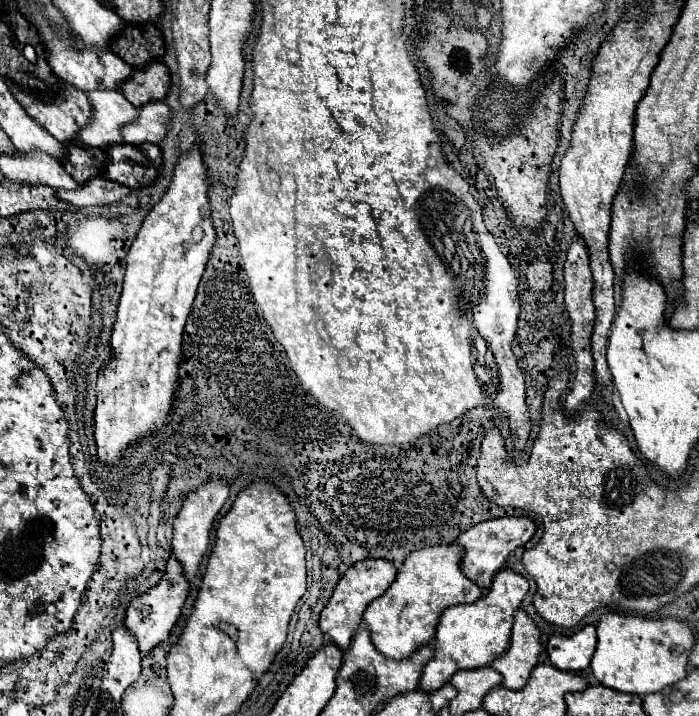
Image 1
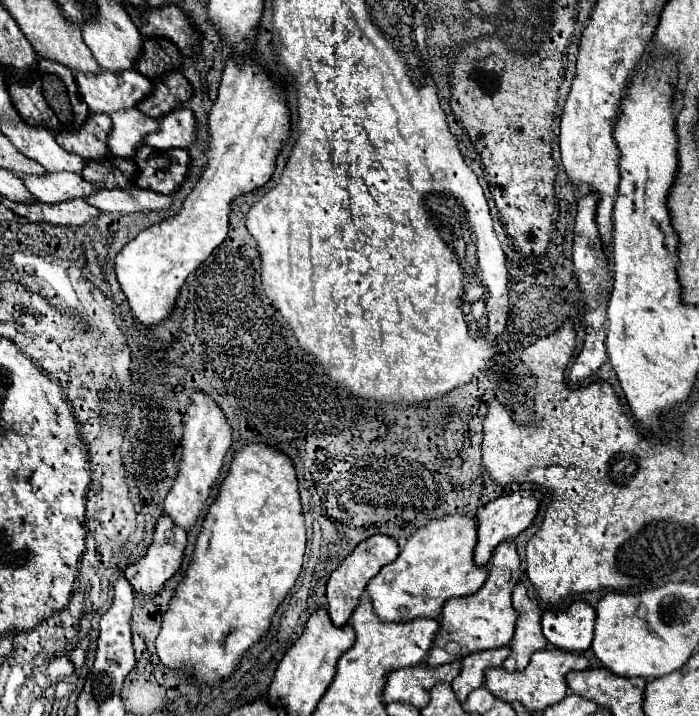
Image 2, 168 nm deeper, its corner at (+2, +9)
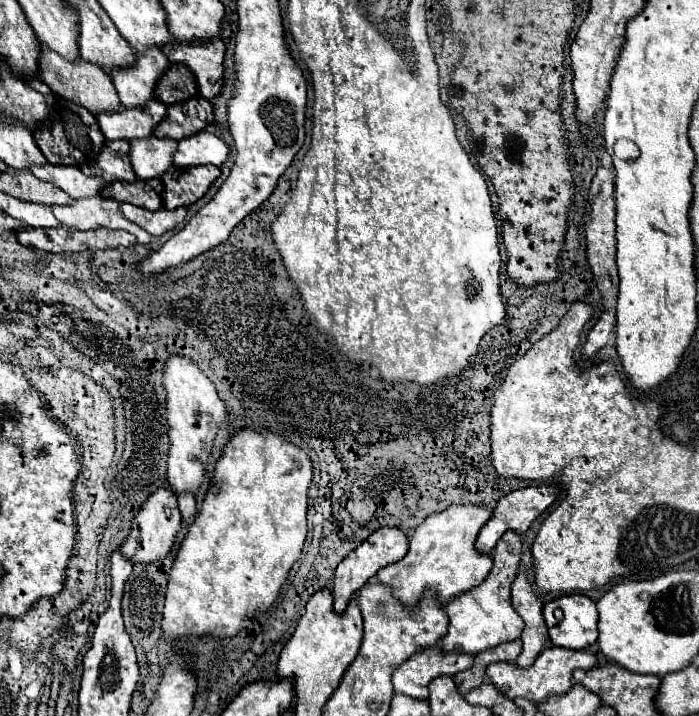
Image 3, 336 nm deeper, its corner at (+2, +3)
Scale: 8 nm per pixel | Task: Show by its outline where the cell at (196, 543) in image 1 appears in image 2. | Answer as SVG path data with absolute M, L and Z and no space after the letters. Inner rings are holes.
M194 391L190 395L190 403L186 407L184 435L182 435L182 457L178 463L178 475L174 479L172 489L168 491L168 495L164 499L166 513L182 529L188 531L196 523L200 511L204 509L208 493L210 493L214 481L218 479L222 459L224 459L230 443L232 443L232 427L228 425L228 419L222 413L222 409L204 391Z

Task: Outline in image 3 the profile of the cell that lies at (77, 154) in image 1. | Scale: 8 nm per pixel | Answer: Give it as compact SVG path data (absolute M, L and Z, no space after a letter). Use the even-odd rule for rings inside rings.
M136 179L134 183L128 183L128 181L112 183L104 191L108 191L108 197L122 197L124 203L140 205L150 211L162 207L162 201L160 201L162 185L158 179L150 179L150 181Z

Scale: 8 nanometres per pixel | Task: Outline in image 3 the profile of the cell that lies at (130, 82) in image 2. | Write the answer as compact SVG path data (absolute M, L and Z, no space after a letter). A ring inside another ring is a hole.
M150 99L138 107L120 105L118 111L100 111L96 121L106 139L140 139L152 133L154 123L166 115L166 105L162 101Z

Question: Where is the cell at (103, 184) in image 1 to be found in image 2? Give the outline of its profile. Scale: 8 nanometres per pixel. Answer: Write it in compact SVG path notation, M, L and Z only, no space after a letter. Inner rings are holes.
M100 189L94 195L86 197L86 201L100 211L110 213L142 213L142 211L166 211L172 205L168 195L160 195L148 189Z

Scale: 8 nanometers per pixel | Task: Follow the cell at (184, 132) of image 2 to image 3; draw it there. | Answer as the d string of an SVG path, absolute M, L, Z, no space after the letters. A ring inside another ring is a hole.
M204 129L204 131L198 131L198 133L178 141L178 149L174 151L174 165L178 165L178 167L188 167L188 165L196 167L196 165L208 165L210 163L210 165L220 167L226 161L226 157L228 157L228 145L222 139L218 139L214 133Z

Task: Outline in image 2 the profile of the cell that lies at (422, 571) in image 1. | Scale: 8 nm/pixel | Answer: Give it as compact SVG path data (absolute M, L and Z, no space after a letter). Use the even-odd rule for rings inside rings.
M450 515L450 517L440 517L438 521L426 523L422 529L418 529L404 545L396 561L384 565L376 577L370 579L366 591L370 595L370 601L374 605L376 615L382 621L394 621L394 623L404 623L412 621L416 617L432 617L438 619L444 601L452 597L466 597L476 593L482 583L488 577L486 567L478 567L474 563L474 547L476 547L476 517L468 515Z

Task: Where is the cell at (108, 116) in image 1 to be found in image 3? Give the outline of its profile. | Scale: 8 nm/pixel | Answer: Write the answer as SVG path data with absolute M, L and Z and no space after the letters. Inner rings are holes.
M154 135L144 139L130 139L130 163L138 179L160 177L172 165L172 151L178 143L174 139L158 139Z

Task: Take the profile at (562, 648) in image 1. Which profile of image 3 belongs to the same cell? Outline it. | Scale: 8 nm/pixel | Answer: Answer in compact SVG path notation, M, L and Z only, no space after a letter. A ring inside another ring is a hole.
M566 595L544 605L544 621L552 645L586 649L598 637L596 605L586 595Z

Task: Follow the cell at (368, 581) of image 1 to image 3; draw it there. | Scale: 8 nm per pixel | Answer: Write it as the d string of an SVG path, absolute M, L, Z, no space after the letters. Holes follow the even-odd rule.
M384 527L384 529L378 529L374 531L360 547L356 547L338 567L336 567L336 573L334 573L334 587L332 587L332 597L334 597L334 611L340 613L342 609L348 607L350 599L354 597L354 593L358 589L362 589L370 577L376 575L378 569L386 567L386 565L392 565L394 561L402 559L408 551L408 539L402 531L398 529L392 529L392 527Z

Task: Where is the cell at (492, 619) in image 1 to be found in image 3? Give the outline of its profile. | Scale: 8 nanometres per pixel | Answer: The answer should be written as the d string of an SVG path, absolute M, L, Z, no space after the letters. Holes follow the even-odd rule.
M506 531L500 537L498 545L494 547L494 567L490 575L484 579L484 583L480 587L470 589L470 593L466 591L458 595L444 607L450 617L450 625L448 625L448 633L442 639L442 651L476 655L492 647L498 647L500 643L516 641L520 637L524 629L524 621L510 603L510 585L518 575L520 549L522 549L520 537L514 531L512 533Z

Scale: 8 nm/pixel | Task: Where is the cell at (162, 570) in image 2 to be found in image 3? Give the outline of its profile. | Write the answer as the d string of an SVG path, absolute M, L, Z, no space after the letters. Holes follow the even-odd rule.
M160 487L156 491L156 495L150 495L150 499L144 503L140 513L136 515L132 531L130 531L128 539L124 541L124 545L120 547L120 553L132 563L164 561L164 557L170 555L180 529L182 529L182 515L180 515L180 509L178 509L176 495L168 487Z

